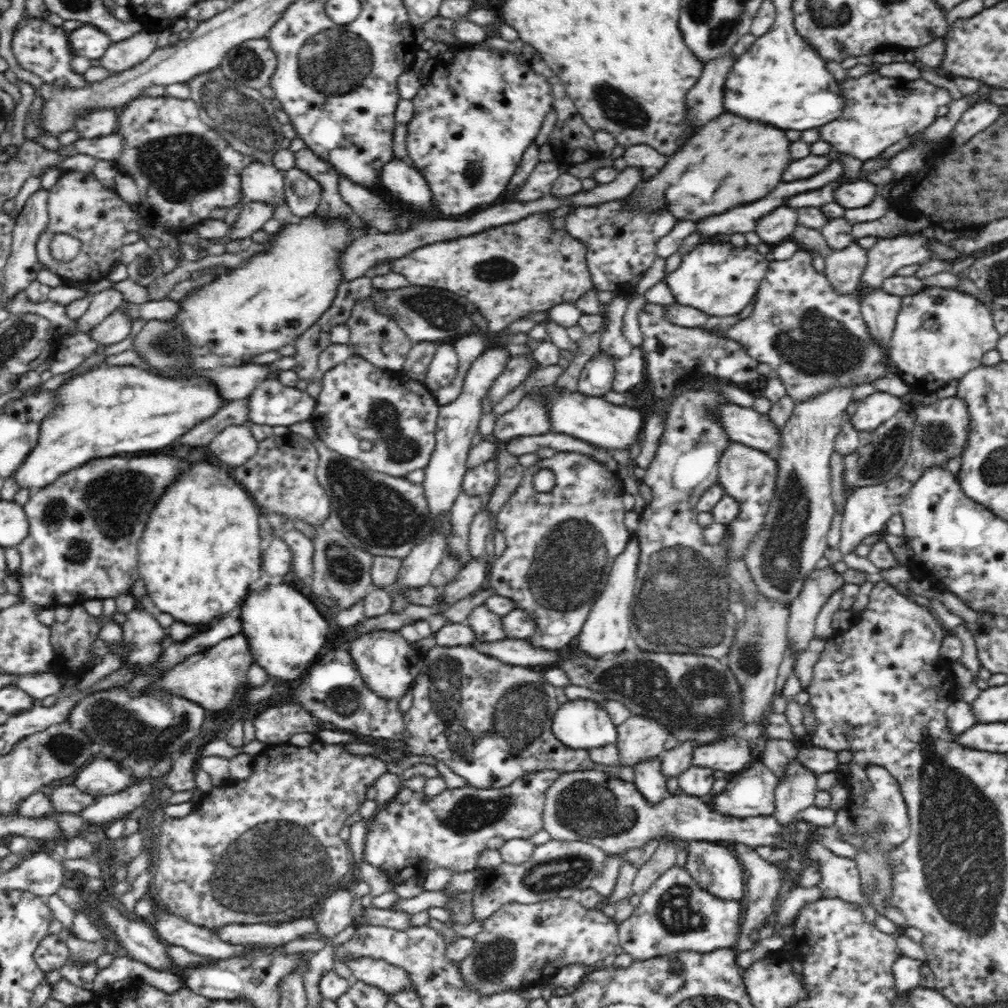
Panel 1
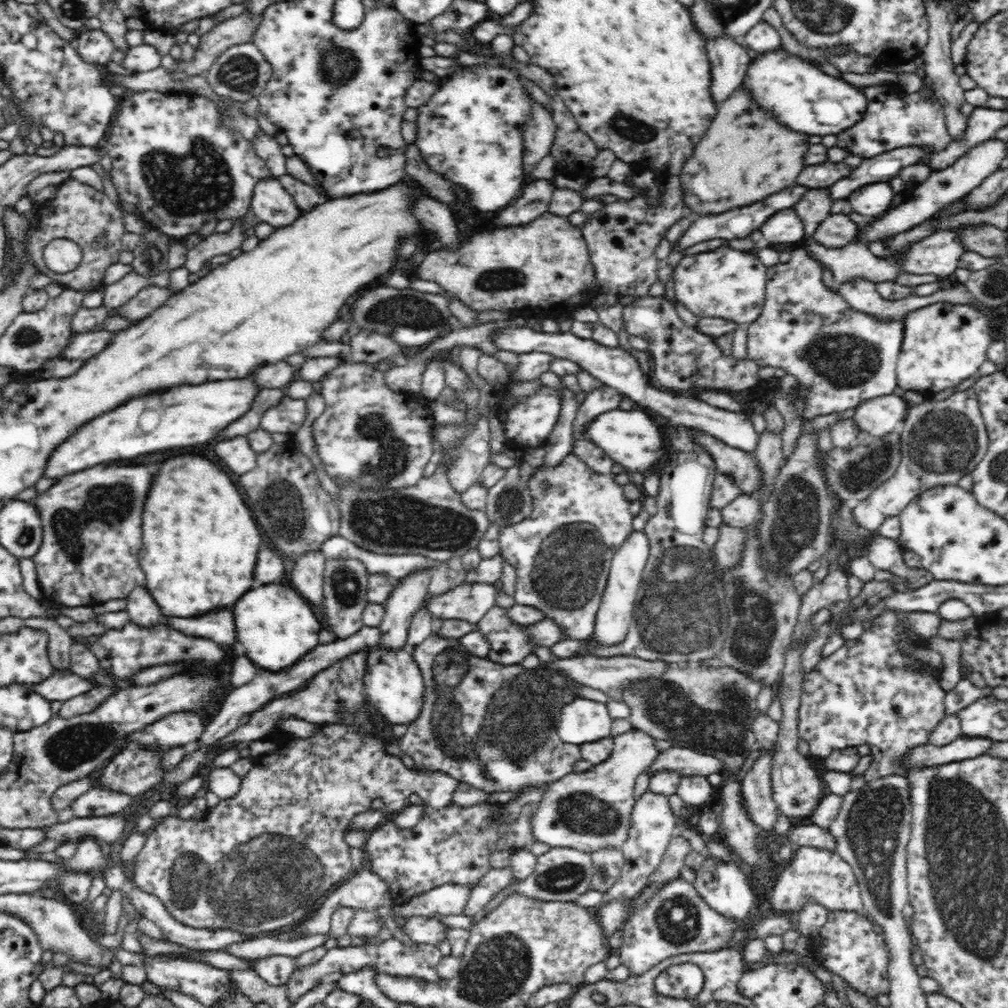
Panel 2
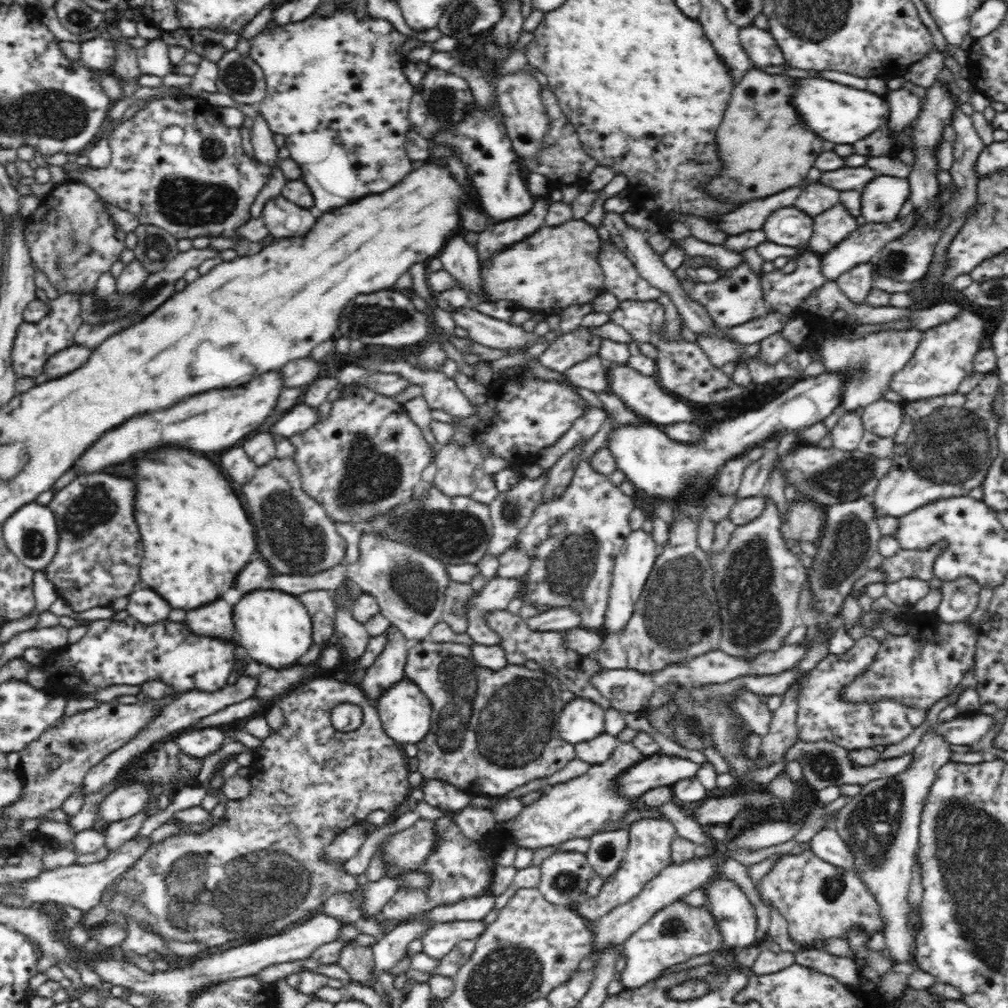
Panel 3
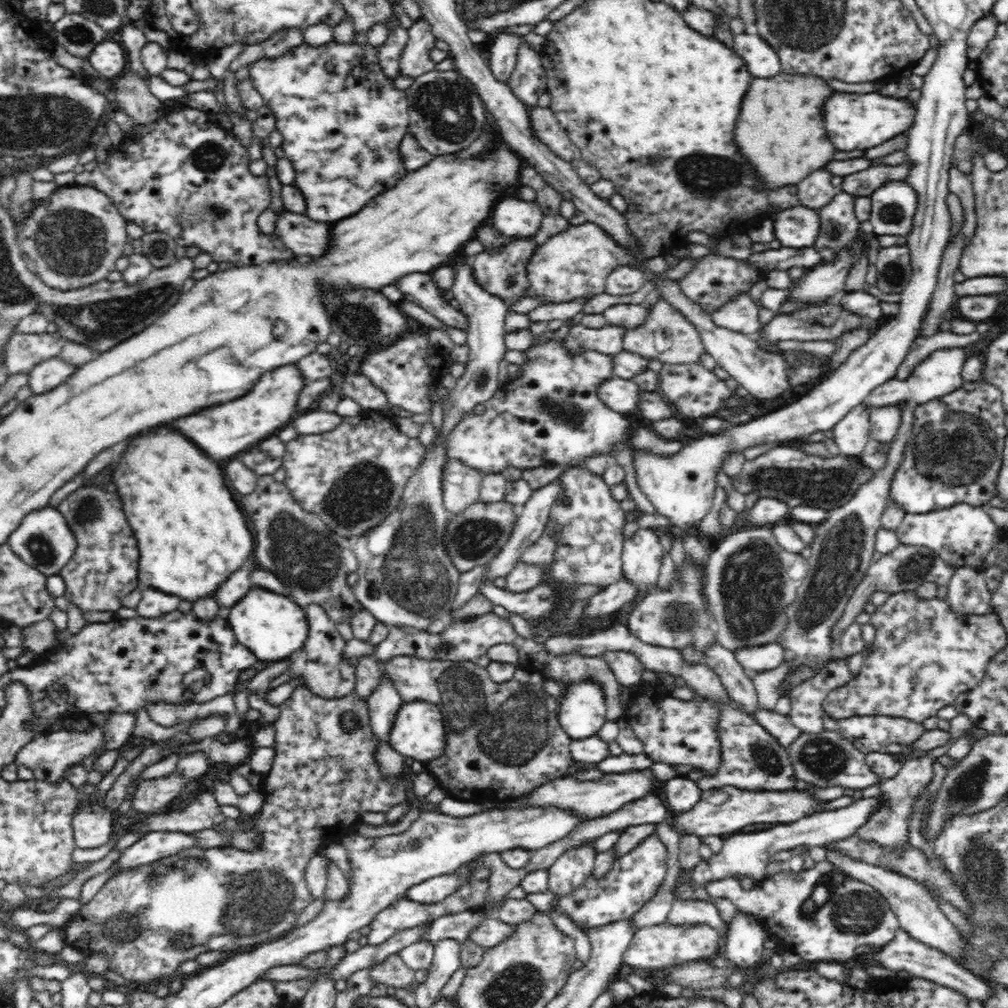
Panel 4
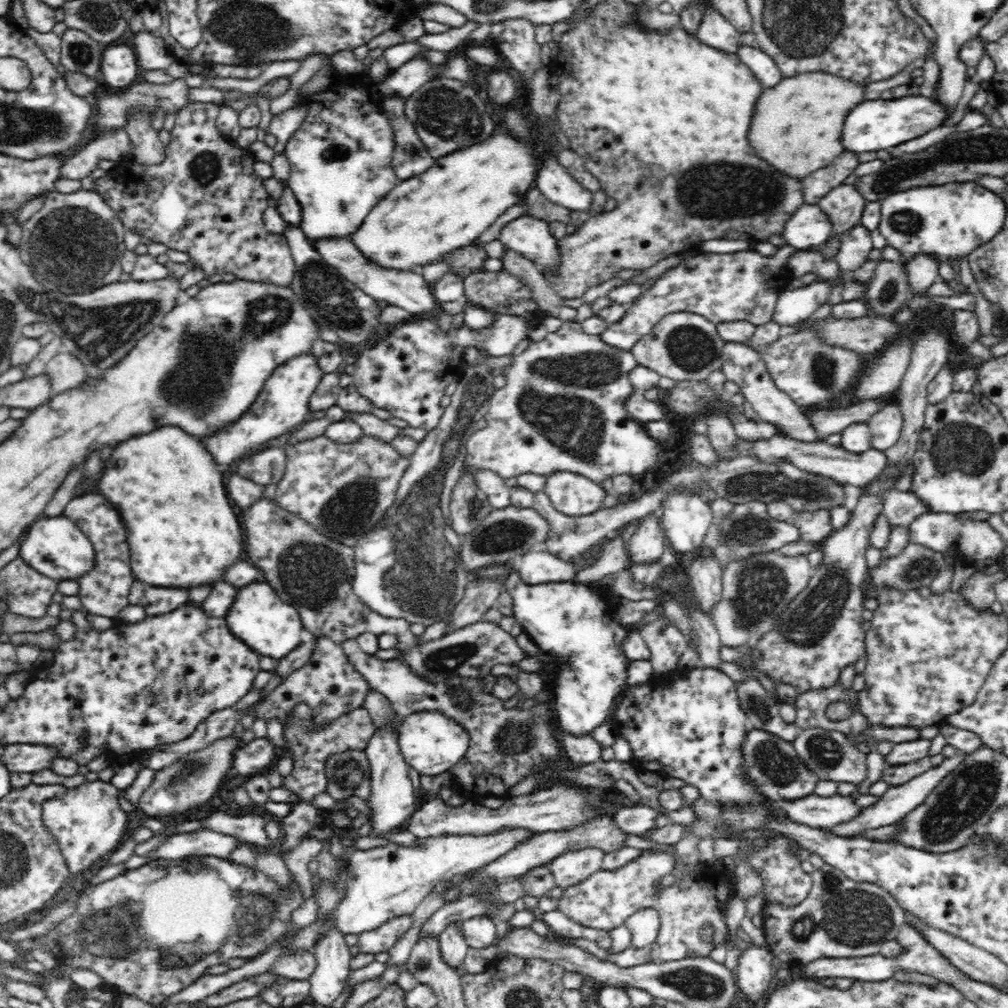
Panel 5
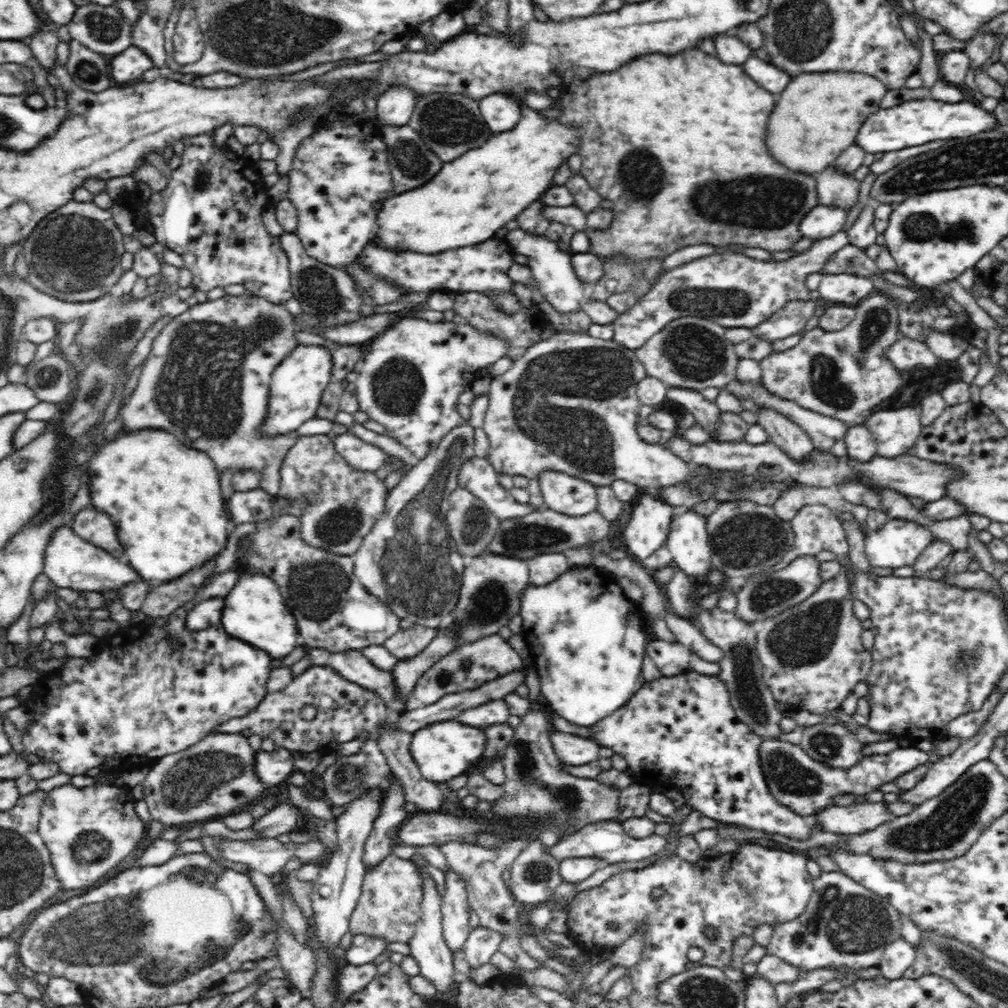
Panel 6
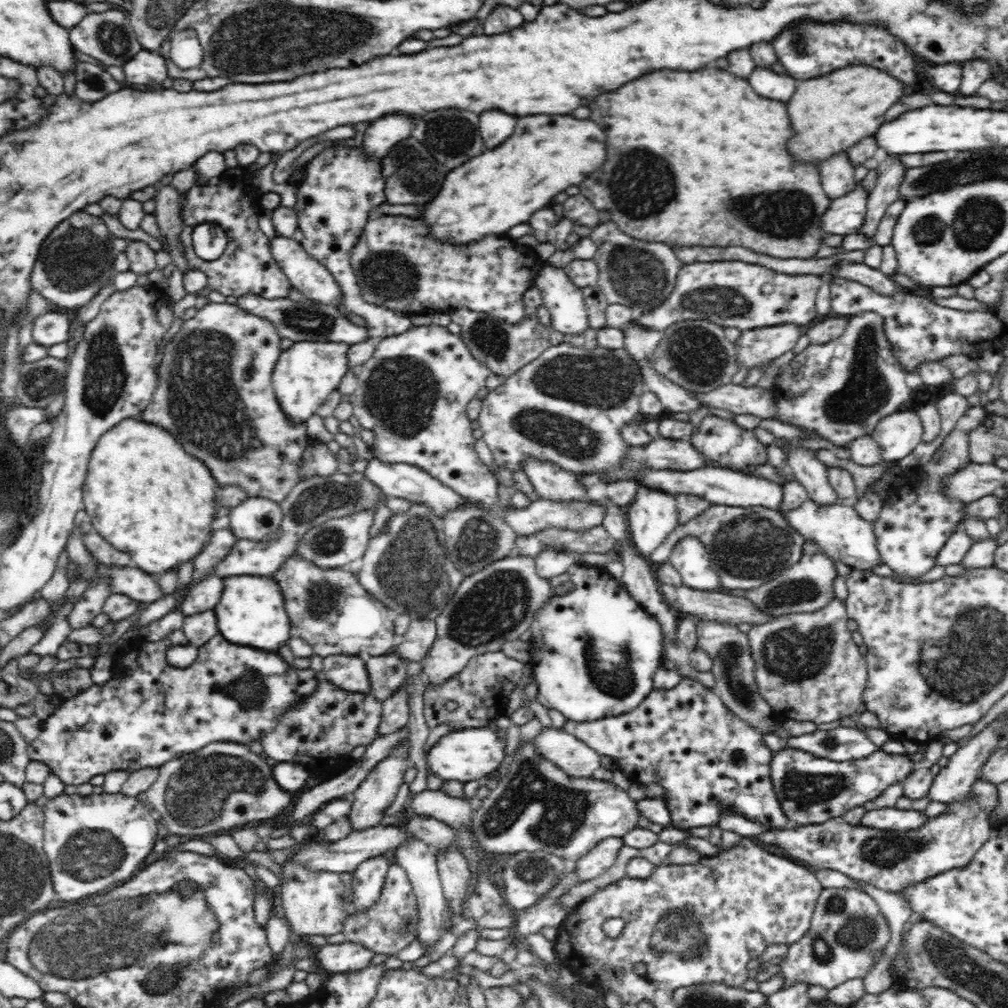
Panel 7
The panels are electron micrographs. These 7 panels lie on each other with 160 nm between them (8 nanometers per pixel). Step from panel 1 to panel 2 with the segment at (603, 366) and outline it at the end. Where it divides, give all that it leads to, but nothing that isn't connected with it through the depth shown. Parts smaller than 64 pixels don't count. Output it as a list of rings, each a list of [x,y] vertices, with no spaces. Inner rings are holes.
[[[603,384],[603,389],[596,389],[591,393],[586,392],[586,394],[572,423],[573,440],[585,438],[583,426],[596,415],[602,414],[603,411],[618,407],[622,398],[622,395],[617,390],[607,386],[607,384]]]

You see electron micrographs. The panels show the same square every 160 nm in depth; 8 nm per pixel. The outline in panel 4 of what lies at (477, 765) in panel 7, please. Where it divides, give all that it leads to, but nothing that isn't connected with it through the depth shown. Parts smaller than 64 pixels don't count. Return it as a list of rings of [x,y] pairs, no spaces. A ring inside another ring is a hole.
[[[421,699],[404,701],[395,712],[394,722],[391,730],[387,733],[387,738],[394,750],[398,751],[404,758],[411,758],[418,761],[423,766],[432,760],[440,759],[444,754],[447,741],[446,725],[440,709],[434,703]]]

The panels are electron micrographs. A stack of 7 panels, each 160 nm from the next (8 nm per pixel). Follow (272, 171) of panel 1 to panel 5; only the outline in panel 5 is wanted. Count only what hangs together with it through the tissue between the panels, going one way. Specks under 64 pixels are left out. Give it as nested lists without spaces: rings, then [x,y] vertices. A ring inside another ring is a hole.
[[[348,237],[326,238],[326,240],[316,240],[311,244],[329,265],[340,271],[341,276],[363,290],[368,296],[376,300],[384,300],[388,305],[399,306],[406,312],[413,314],[414,317],[418,314],[430,314],[436,310],[438,303],[433,295],[433,287],[425,282],[420,274],[382,268],[374,270],[374,266],[370,266],[370,260],[363,258],[362,253],[359,252],[358,248],[355,248]]]

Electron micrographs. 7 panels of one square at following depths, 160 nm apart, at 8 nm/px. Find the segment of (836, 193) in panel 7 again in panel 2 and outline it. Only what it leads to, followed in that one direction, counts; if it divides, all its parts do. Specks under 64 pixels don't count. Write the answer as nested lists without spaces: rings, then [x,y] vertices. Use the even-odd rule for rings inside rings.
[[[830,213],[816,228],[811,240],[828,248],[842,248],[855,240],[858,228],[849,215]]]

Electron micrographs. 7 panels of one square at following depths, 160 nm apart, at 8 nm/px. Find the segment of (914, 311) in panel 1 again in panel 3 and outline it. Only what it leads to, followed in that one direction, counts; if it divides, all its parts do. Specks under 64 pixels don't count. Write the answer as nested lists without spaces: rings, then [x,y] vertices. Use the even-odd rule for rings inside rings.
[[[963,308],[947,321],[926,327],[919,336],[918,346],[915,347],[910,362],[894,374],[889,382],[889,389],[900,394],[904,403],[956,393],[960,382],[966,376],[974,374],[973,362],[982,348],[980,340],[983,334],[982,319]]]

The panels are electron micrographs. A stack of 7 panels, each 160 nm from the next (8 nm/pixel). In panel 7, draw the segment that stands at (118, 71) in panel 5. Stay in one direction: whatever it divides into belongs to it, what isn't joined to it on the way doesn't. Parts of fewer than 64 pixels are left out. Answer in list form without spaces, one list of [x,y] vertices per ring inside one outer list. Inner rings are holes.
[[[140,50],[123,64],[124,75],[132,85],[160,84],[169,76],[166,60],[159,52]]]

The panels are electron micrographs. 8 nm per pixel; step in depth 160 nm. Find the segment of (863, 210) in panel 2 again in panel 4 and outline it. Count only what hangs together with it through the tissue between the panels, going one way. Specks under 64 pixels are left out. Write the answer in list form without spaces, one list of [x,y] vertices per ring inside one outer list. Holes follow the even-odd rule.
[[[886,182],[870,196],[870,224],[879,236],[904,236],[911,230],[918,193],[908,182]]]

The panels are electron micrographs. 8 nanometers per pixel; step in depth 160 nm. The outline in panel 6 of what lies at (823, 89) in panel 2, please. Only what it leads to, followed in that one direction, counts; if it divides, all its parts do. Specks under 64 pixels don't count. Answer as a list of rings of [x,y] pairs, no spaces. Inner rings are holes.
[[[910,100],[894,108],[878,110],[876,114],[872,114],[860,128],[856,144],[862,146],[864,151],[875,155],[876,152],[885,153],[920,146],[932,140],[946,140],[946,138],[952,140],[952,138],[964,138],[972,134],[978,135],[978,132],[988,132],[998,127],[994,114],[978,106],[980,105],[976,102],[966,101],[948,104],[940,100]]]

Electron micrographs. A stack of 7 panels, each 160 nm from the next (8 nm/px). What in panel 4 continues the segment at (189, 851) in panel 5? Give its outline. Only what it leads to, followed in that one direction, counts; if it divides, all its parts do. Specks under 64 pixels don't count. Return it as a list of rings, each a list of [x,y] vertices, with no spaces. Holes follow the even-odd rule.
[[[152,831],[144,835],[139,841],[122,850],[114,864],[119,863],[119,870],[113,875],[138,866],[152,865],[160,858],[166,858],[184,847],[200,847],[194,835],[181,832]]]

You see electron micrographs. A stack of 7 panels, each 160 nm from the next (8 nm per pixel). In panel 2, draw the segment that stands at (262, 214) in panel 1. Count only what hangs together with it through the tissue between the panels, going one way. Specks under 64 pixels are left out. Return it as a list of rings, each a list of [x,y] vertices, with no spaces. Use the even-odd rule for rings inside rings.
[[[236,218],[233,227],[227,233],[212,233],[202,239],[195,247],[187,250],[185,267],[190,273],[196,273],[203,267],[204,262],[213,256],[230,254],[232,250],[238,249],[246,239],[242,233],[243,226],[243,218]]]

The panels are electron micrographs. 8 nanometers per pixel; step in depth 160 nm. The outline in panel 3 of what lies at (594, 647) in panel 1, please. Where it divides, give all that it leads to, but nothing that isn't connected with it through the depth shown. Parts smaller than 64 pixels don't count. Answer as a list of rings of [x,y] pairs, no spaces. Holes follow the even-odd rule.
[[[634,530],[627,536],[623,548],[616,556],[613,574],[606,604],[606,617],[603,623],[606,634],[621,633],[629,624],[635,610],[635,604],[646,586],[647,578],[651,575],[655,560],[658,559],[658,548],[651,534],[644,530]]]

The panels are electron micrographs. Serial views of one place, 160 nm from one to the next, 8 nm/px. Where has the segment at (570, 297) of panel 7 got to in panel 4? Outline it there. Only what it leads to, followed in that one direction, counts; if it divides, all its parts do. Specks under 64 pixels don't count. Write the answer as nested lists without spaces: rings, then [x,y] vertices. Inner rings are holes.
[[[508,194],[496,204],[492,222],[494,228],[500,230],[506,238],[514,238],[515,235],[529,237],[540,230],[543,216],[541,206],[536,201],[524,202]]]

